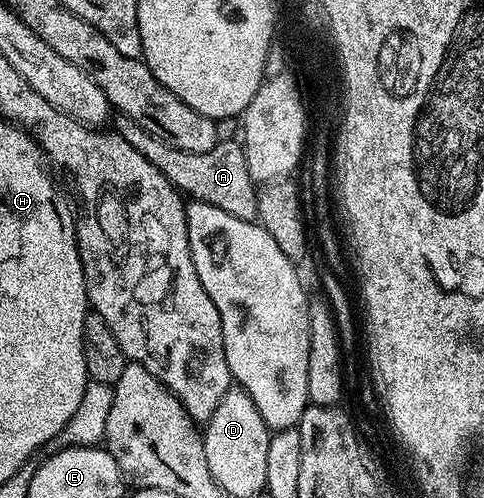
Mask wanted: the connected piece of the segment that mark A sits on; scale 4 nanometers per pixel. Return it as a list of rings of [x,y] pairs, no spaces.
[[[119,115],[114,121],[114,128],[125,139],[125,143],[141,151],[141,155],[145,155],[145,159],[149,159],[149,163],[153,163],[153,167],[157,167],[157,171],[161,171],[161,175],[165,175],[168,183],[174,185],[180,194],[186,195],[192,201],[213,203],[213,207],[221,207],[221,211],[229,211],[229,215],[237,219],[256,220],[251,214],[251,196],[257,192],[257,183],[249,175],[249,163],[238,140],[218,141],[204,153],[181,151],[167,141],[162,141],[160,137],[149,135],[149,131],[133,123],[133,119]]]

